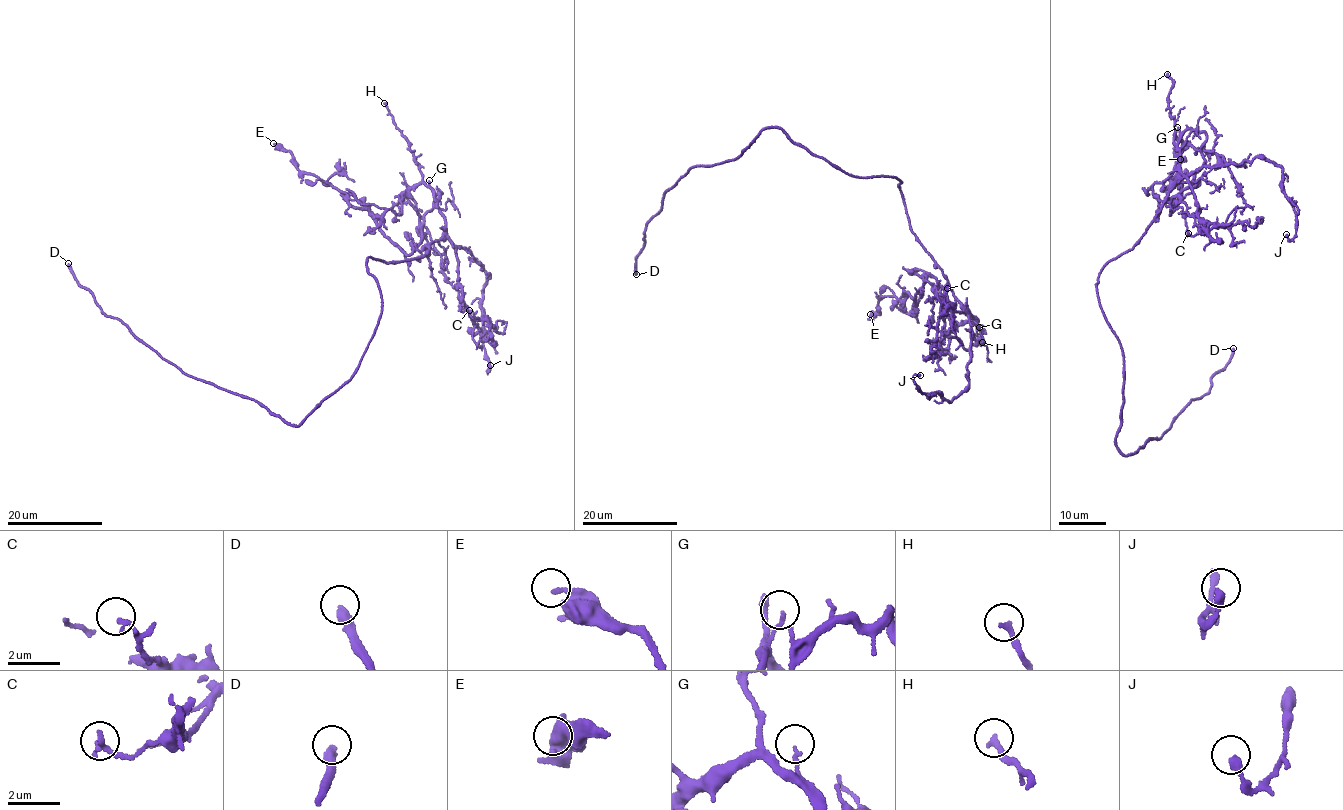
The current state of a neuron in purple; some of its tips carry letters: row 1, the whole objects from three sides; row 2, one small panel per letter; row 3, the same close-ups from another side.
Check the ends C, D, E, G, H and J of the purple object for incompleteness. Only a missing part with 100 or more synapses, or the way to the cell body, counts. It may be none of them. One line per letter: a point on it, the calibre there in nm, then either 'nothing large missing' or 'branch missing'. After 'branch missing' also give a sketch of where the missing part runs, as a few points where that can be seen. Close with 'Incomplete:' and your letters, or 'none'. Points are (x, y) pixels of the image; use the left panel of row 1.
C: place (469, 310); calibre 140 nm; nothing large missing
D: place (68, 263); calibre 320 nm; branch missing; course (68, 263), (53, 250), (49, 251)
E: place (273, 143); calibre 280 nm; nothing large missing
G: place (429, 180); calibre 130 nm; nothing large missing
H: place (384, 103); calibre 220 nm; nothing large missing
J: place (490, 365); calibre 280 nm; nothing large missing
Incomplete: D

